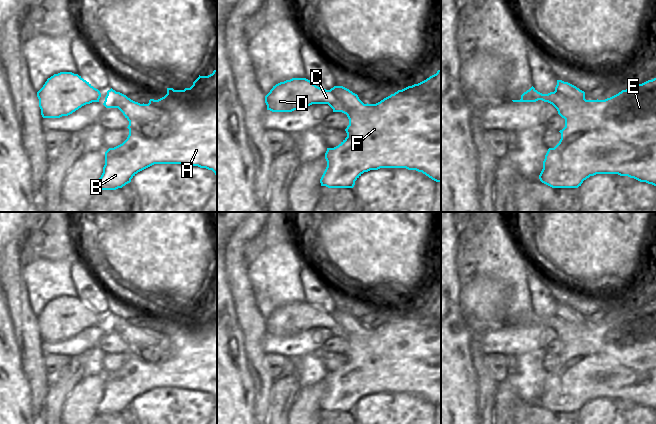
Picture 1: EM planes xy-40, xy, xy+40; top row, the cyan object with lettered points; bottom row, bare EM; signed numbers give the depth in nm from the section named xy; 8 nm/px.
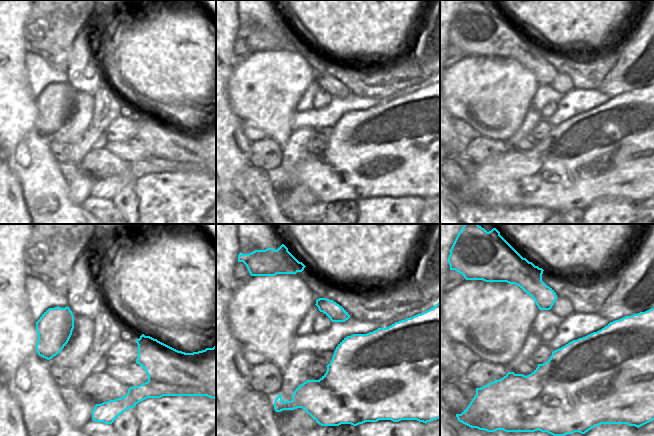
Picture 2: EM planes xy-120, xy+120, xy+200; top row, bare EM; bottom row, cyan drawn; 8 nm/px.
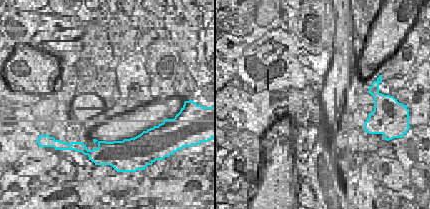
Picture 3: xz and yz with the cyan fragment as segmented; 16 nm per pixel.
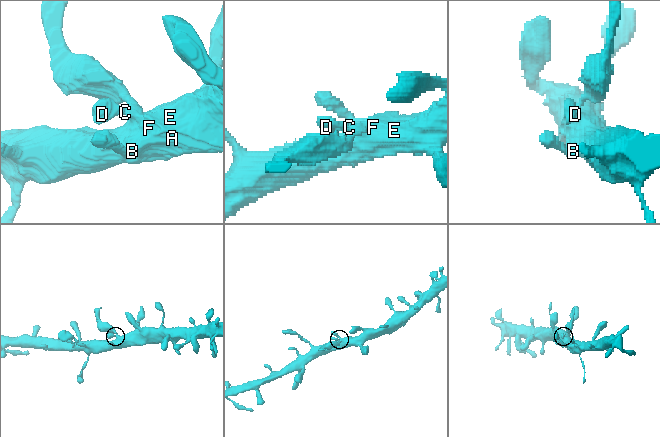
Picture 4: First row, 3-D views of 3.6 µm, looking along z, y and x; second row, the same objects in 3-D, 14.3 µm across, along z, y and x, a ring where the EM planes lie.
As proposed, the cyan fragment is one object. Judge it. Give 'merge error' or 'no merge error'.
no merge error

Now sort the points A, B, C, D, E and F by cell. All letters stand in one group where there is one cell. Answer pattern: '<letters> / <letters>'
A B C D E F

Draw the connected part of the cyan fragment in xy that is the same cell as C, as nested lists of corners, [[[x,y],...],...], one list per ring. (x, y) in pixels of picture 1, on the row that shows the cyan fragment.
[[[441,69],[426,80],[398,90],[376,104],[364,104],[357,94],[343,86],[330,90],[320,88],[306,78],[292,78],[273,86],[265,96],[267,110],[292,112],[312,104],[328,104],[333,112],[347,115],[347,137],[336,147],[327,148],[327,167],[320,179],[321,186],[328,188],[353,188],[355,181],[364,173],[380,168],[406,168],[422,172],[432,180],[441,182]]]

